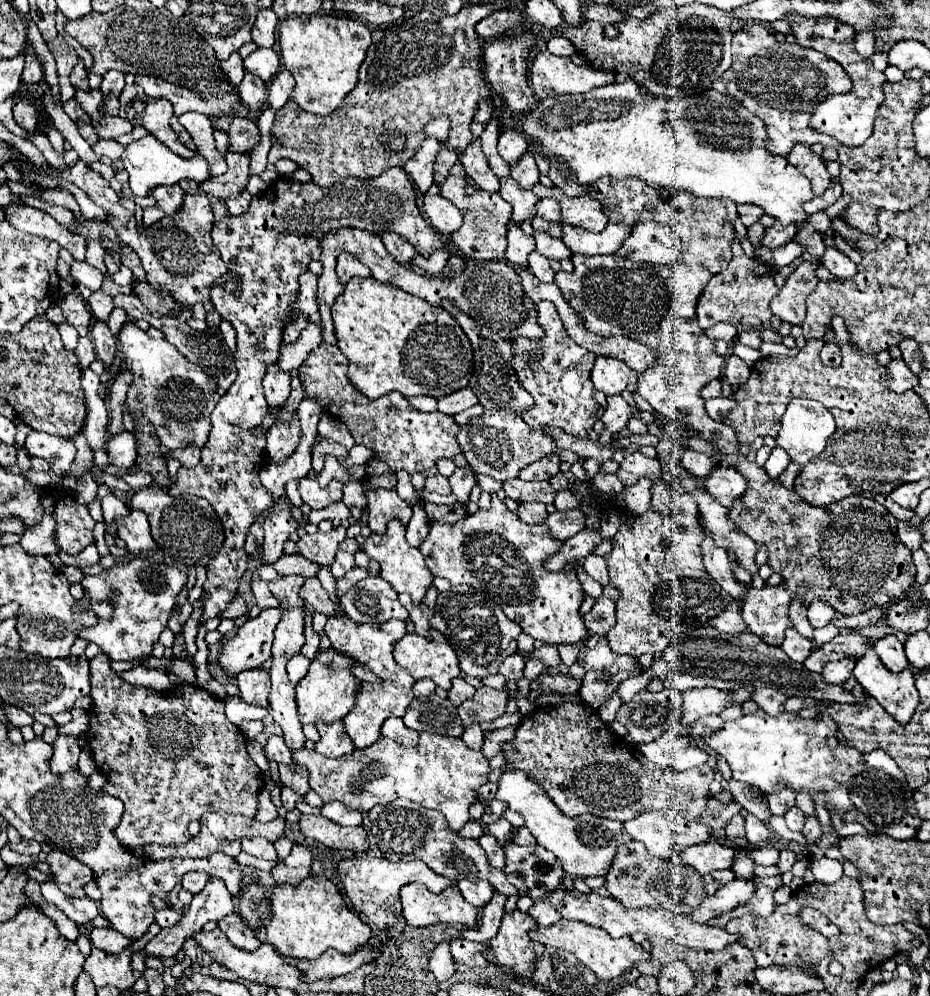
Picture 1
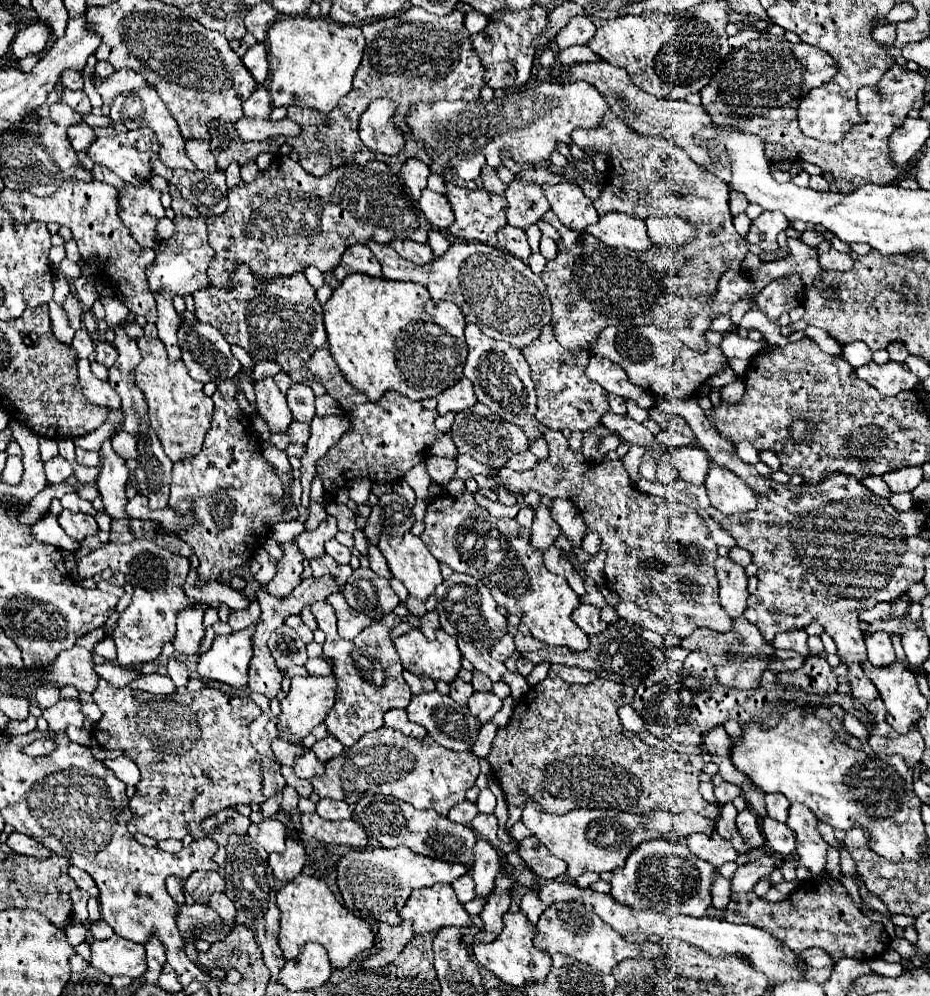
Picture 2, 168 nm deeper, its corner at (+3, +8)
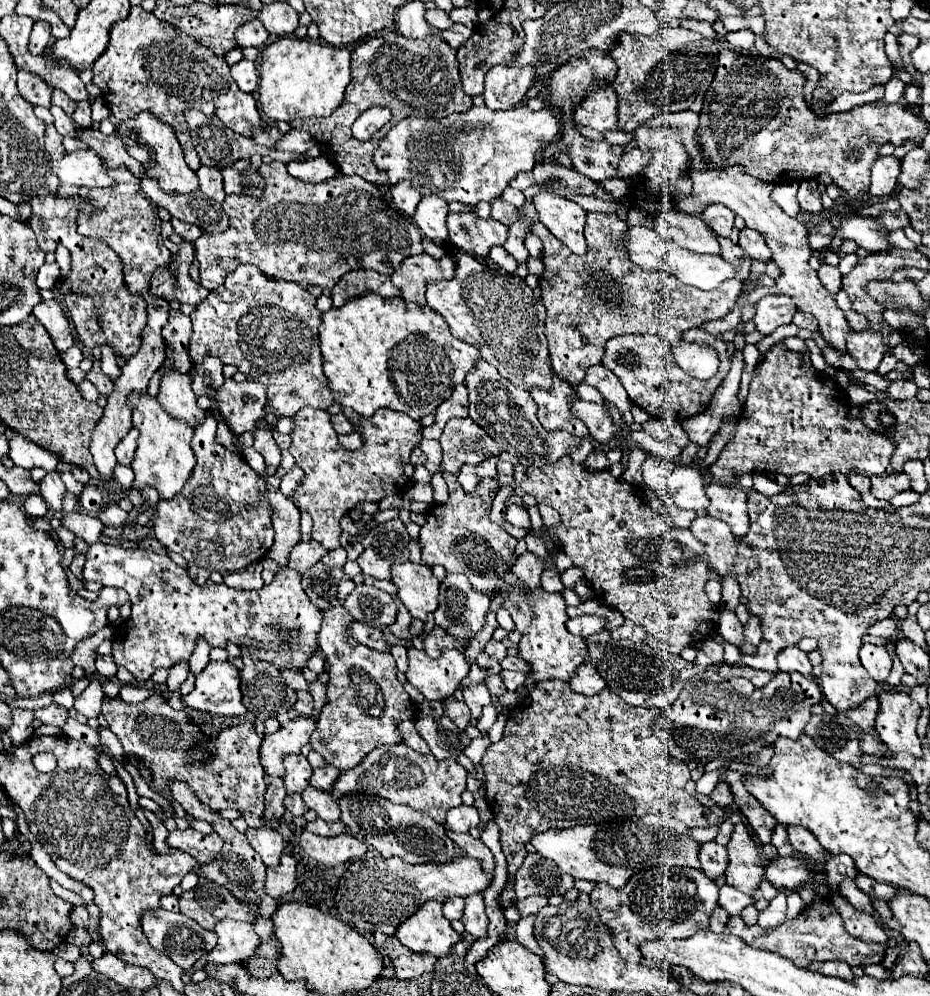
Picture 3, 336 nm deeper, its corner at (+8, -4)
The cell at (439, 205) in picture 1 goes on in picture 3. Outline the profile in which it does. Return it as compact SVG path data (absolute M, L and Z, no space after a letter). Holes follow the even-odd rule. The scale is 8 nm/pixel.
M428 195L428 197L422 197L416 209L414 225L422 231L424 237L442 245L448 239L446 215L448 215L448 203L438 195Z

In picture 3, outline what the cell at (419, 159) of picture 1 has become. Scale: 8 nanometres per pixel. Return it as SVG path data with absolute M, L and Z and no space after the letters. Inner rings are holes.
M400 181L398 185L394 185L394 187L390 189L390 193L392 193L394 205L396 205L404 215L412 217L414 211L416 211L416 207L418 207L418 203L420 203L420 199L422 199L422 195L412 187L412 183L410 183L410 181Z

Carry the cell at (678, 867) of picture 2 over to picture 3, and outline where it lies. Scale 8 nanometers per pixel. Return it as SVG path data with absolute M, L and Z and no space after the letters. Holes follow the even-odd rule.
M658 867L636 873L622 889L598 883L590 893L590 903L614 935L614 947L628 963L640 963L640 945L654 939L688 939L696 931L708 929L710 913L718 903L718 887L702 871L690 867Z

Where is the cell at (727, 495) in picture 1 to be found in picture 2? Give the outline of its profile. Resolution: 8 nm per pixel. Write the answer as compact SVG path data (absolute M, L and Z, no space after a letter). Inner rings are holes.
M713 465L709 469L705 487L709 491L711 503L725 515L755 509L755 493L751 487L725 467Z

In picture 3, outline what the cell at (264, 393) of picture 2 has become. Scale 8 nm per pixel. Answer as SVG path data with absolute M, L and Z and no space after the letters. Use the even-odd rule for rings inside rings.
M266 429L254 431L254 449L264 457L266 465L272 465L272 467L280 465L280 449L272 439L272 431L266 431Z

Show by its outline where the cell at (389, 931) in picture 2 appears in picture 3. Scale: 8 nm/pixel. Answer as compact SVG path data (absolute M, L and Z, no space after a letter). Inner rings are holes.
M376 933L374 939L376 939L376 947L380 947L394 961L396 979L412 979L434 971L434 963L438 961L436 957L414 955L408 949L404 949L404 945L400 945L396 937L388 937L384 933Z

